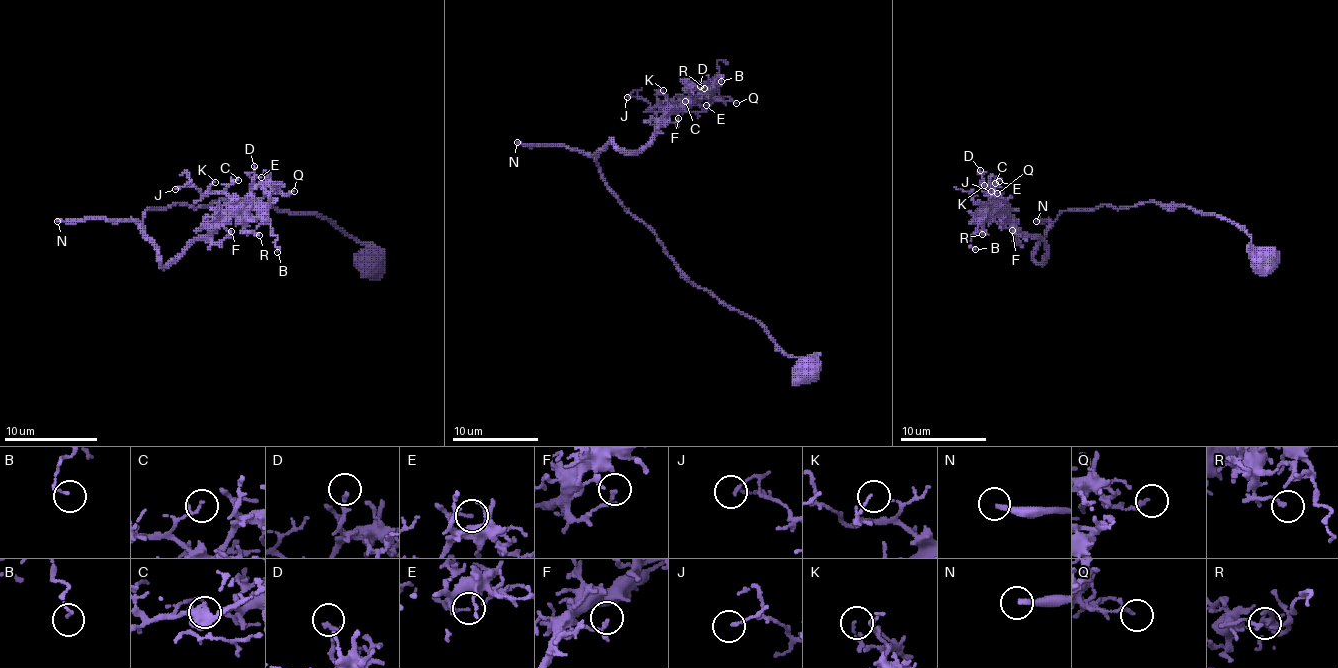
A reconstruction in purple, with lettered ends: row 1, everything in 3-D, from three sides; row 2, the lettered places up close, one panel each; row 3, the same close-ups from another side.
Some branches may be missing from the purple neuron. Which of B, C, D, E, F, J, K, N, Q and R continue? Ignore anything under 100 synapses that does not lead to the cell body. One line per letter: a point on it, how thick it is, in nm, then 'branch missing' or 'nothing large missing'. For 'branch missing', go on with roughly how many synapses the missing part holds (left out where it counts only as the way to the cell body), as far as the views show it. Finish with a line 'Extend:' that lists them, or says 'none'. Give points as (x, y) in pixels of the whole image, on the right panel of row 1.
B: at (975, 249); 130 nm thick; nothing large missing
C: at (995, 183); 90 nm thick; nothing large missing
D: at (980, 170); 180 nm thick; nothing large missing
E: at (999, 181); 110 nm thick; nothing large missing
F: at (1012, 230); 100 nm thick; nothing large missing
J: at (991, 191); 120 nm thick; nothing large missing
K: at (984, 185); 80 nm thick; nothing large missing
N: at (1036, 221); 240 nm thick; branch missing; about 110 synapses
Q: at (997, 193); 180 nm thick; nothing large missing
R: at (982, 234); 150 nm thick; nothing large missing
Extend: N

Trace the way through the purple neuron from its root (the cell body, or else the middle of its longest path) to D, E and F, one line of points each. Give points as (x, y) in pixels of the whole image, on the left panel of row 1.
D: (370, 263), (370, 252), (326, 219), (219, 200), (145, 212), (145, 238), (164, 265), (252, 191), (254, 166)
E: (370, 263), (326, 219), (226, 200), (150, 207), (143, 231), (159, 261), (203, 238), (261, 177)
F: (370, 263), (363, 245), (315, 214), (219, 200), (143, 217), (164, 265), (196, 238), (231, 231)

